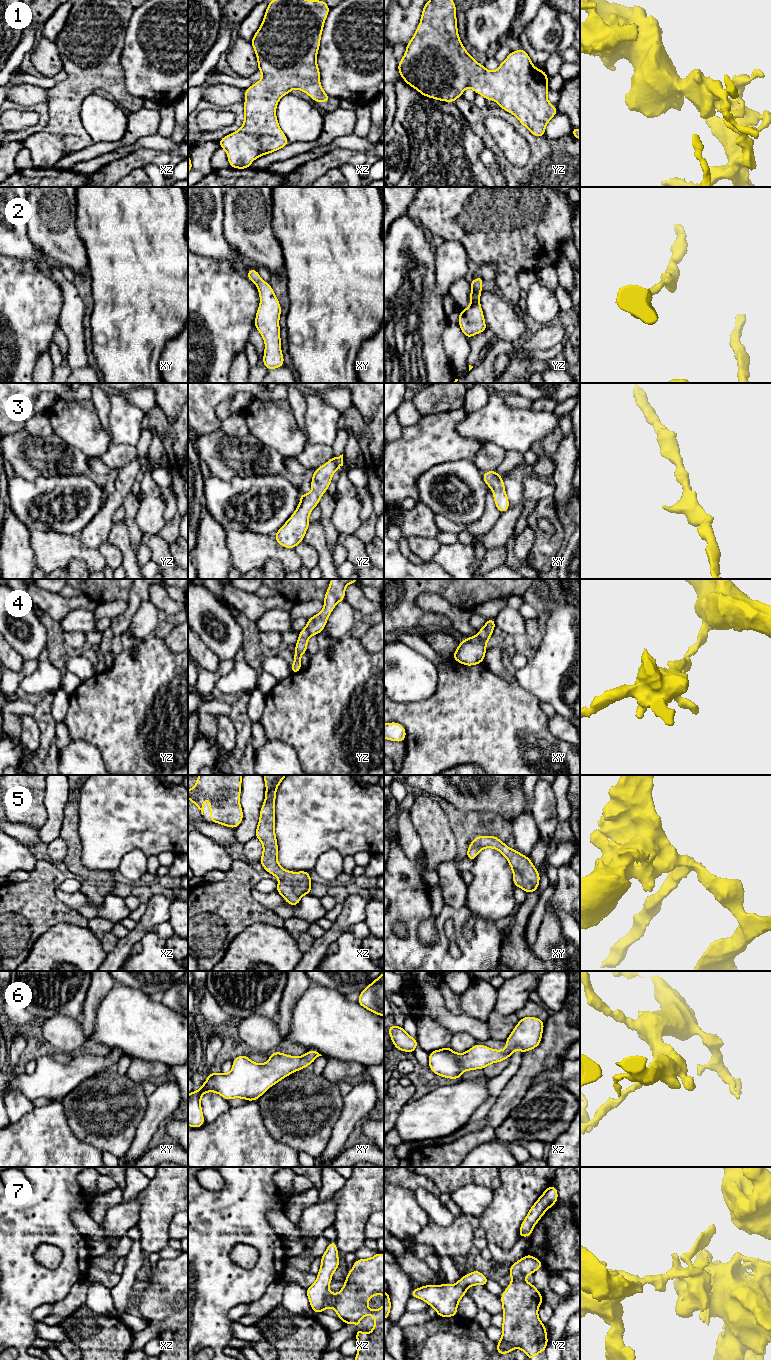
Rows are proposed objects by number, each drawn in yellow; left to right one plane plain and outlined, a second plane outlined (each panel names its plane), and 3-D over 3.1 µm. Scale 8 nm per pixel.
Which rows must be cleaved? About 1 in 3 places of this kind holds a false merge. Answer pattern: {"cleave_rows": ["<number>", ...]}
{"cleave_rows": ["7"]}

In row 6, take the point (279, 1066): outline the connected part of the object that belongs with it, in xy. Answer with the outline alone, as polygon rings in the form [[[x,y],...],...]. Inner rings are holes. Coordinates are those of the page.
[[[275,1051],[270,1055],[268,1061],[264,1064],[257,1064],[250,1060],[247,1055],[240,1055],[233,1060],[232,1070],[228,1074],[219,1072],[214,1074],[208,1073],[207,1080],[197,1091],[192,1091],[188,1095],[188,1125],[192,1128],[199,1128],[204,1125],[204,1116],[201,1108],[201,1097],[206,1092],[215,1092],[225,1100],[233,1098],[242,1098],[247,1101],[256,1101],[262,1096],[269,1087],[274,1086],[280,1080],[286,1078],[295,1071],[303,1070],[309,1064],[313,1064],[315,1059],[322,1056],[316,1051],[306,1051],[303,1056],[296,1057]]]

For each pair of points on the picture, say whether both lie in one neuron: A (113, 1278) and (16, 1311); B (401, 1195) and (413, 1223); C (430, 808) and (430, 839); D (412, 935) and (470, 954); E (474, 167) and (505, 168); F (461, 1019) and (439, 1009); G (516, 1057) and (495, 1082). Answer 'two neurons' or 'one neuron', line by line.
A: two neurons
B: one neuron
C: one neuron
D: one neuron
E: two neurons
F: one neuron
G: one neuron

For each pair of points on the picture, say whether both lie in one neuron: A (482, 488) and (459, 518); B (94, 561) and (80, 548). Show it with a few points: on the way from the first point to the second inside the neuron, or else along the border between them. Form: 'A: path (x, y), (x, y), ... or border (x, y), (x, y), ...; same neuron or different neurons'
A: path (479, 497), (479, 503), (468, 514); same neuron
B: path (91, 558), (83, 551); same neuron

